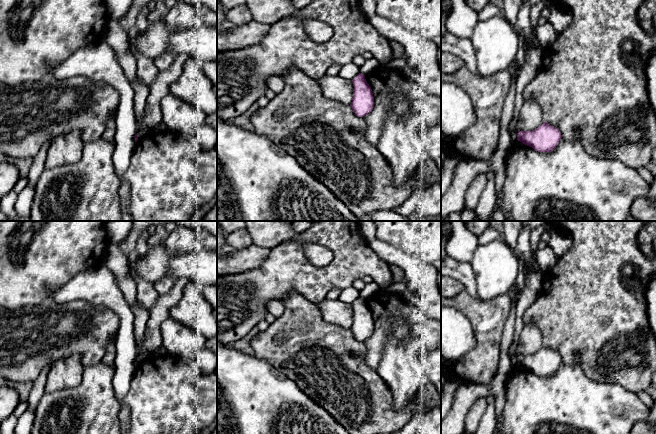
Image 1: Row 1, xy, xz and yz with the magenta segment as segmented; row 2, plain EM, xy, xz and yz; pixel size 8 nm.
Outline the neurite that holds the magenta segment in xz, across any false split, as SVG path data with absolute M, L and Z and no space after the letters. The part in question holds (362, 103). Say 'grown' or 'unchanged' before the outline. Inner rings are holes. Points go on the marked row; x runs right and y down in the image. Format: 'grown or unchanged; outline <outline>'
unchanged; outline M359 73L353 80L353 98L350 104L356 116L364 117L374 107L372 89L365 79L365 75Z

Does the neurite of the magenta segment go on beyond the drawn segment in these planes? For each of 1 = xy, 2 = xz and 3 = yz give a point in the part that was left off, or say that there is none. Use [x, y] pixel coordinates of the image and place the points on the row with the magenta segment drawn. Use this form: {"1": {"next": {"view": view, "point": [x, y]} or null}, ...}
{"1": {"next": null}, "2": {"next": null}, "3": {"next": null}}

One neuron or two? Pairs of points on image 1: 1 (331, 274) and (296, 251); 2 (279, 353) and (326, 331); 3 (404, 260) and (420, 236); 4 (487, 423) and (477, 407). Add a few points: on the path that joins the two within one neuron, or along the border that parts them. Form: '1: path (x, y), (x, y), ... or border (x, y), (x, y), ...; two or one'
1: path (321, 274), (313, 274), (300, 261); one
2: path (291, 344), (314, 341); one
3: border (387, 242), (415, 257); two
4: border (485, 397), (486, 409), (478, 423); two

